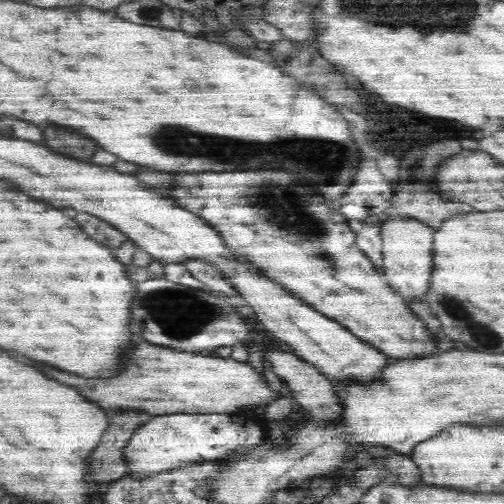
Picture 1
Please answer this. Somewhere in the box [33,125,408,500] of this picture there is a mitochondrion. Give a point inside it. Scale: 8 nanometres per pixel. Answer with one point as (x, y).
(300, 221)

